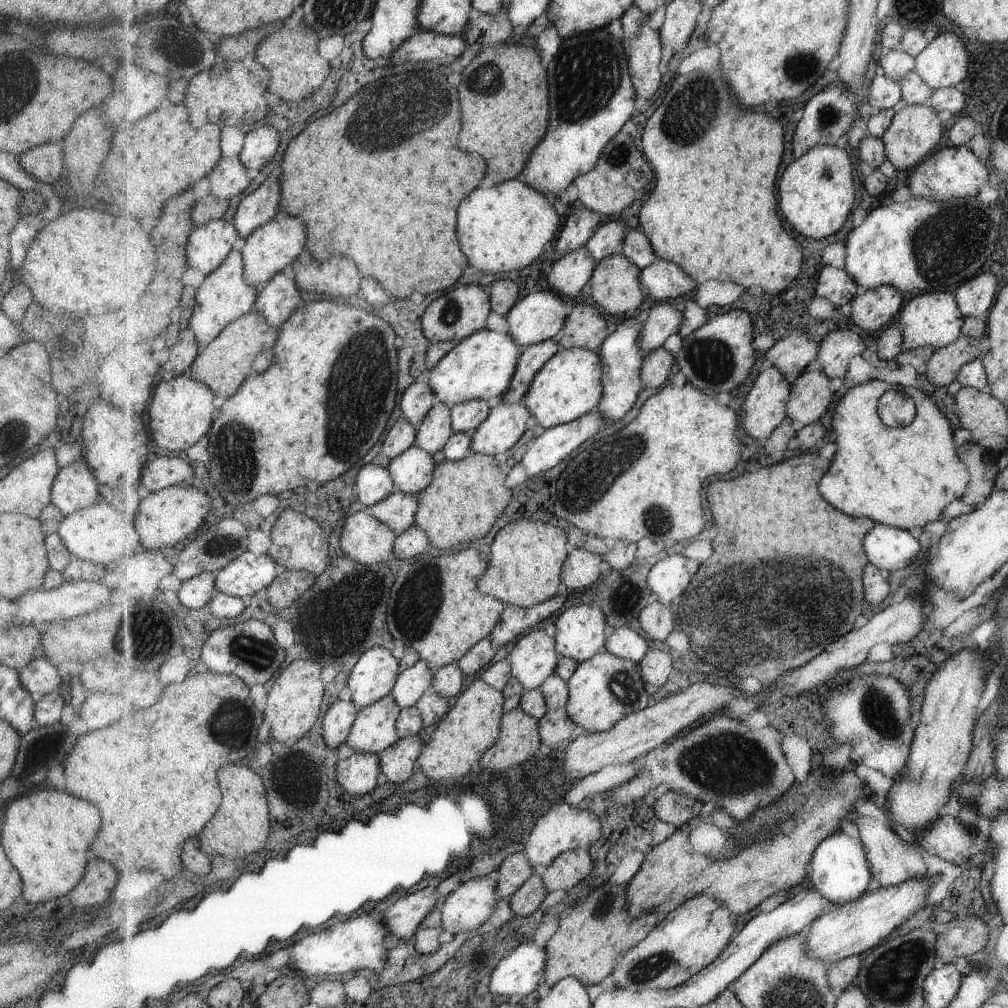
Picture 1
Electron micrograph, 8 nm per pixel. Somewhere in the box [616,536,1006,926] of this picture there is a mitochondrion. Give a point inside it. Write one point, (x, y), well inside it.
(789, 581)

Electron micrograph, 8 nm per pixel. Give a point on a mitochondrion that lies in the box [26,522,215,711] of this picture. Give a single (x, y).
(149, 634)

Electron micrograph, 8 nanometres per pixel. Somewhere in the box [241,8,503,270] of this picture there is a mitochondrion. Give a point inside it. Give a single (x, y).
(394, 110)

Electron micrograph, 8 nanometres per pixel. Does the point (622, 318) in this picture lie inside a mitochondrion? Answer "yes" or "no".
no

